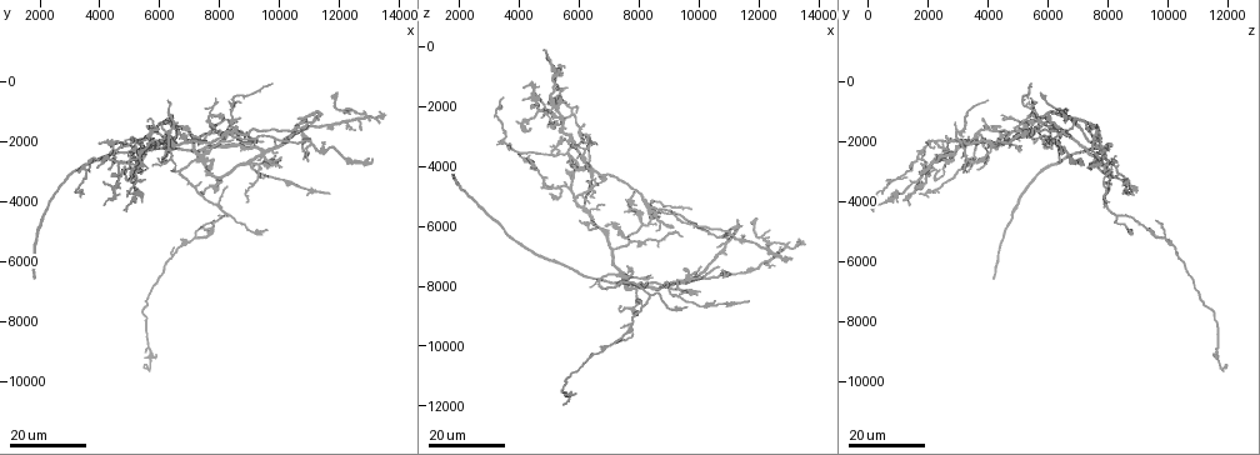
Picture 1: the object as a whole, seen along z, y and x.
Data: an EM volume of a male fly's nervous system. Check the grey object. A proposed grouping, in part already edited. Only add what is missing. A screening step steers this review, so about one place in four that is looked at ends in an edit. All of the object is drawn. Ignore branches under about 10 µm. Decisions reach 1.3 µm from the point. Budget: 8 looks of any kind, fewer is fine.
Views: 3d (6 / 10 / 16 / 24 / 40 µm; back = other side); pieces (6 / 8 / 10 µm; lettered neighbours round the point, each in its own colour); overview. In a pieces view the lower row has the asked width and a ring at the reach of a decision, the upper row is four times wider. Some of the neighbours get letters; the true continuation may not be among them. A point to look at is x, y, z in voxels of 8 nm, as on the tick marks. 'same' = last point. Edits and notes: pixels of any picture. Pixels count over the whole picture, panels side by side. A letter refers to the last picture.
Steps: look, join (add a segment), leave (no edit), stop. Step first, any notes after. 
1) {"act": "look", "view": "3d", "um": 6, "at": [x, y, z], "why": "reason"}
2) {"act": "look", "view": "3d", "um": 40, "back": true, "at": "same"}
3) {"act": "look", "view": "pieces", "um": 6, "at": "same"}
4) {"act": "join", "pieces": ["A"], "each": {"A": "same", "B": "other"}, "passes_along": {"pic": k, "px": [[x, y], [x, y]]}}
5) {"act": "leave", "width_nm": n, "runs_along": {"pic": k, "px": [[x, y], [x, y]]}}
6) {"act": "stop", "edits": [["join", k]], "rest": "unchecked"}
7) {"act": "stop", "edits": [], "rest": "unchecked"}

{"act": "look", "view": "3d", "um": 16, "at": [10000, 2600, 7700], "why": "thin end"}

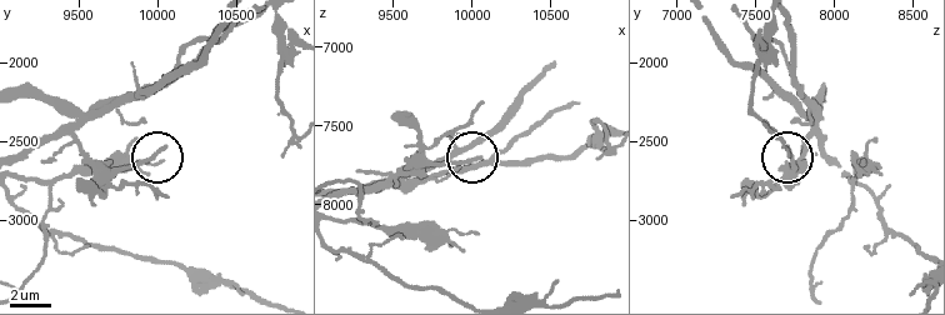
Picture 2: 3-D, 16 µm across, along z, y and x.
{"act": "look", "view": "3d", "um": 6, "at": [10060, 2540, 7700], "why": "closer look"}

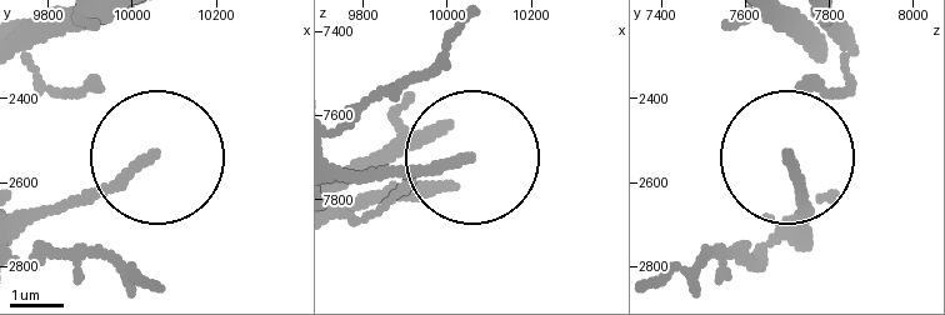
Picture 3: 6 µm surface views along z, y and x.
{"act": "look", "view": "pieces", "um": 6, "at": [10045, 2545, 7705]}

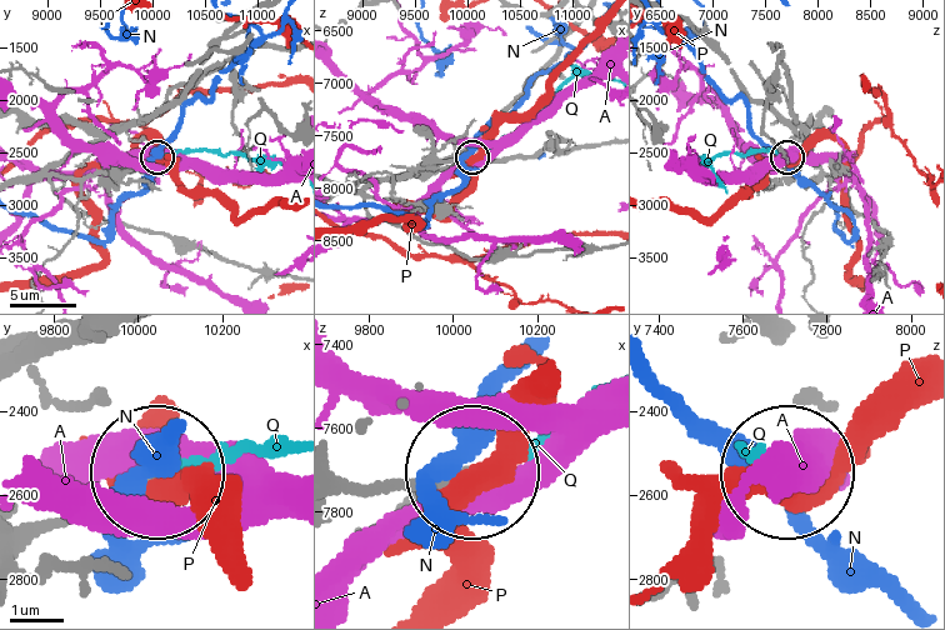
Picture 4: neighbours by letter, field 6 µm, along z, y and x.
{"act": "join", "pieces": ["Q"], "each": {"A": "other", "N": "other", "P": "other", "Q": "same"}, "found": "it goes on there"}

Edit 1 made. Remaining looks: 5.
{"act": "look", "view": "overview"}

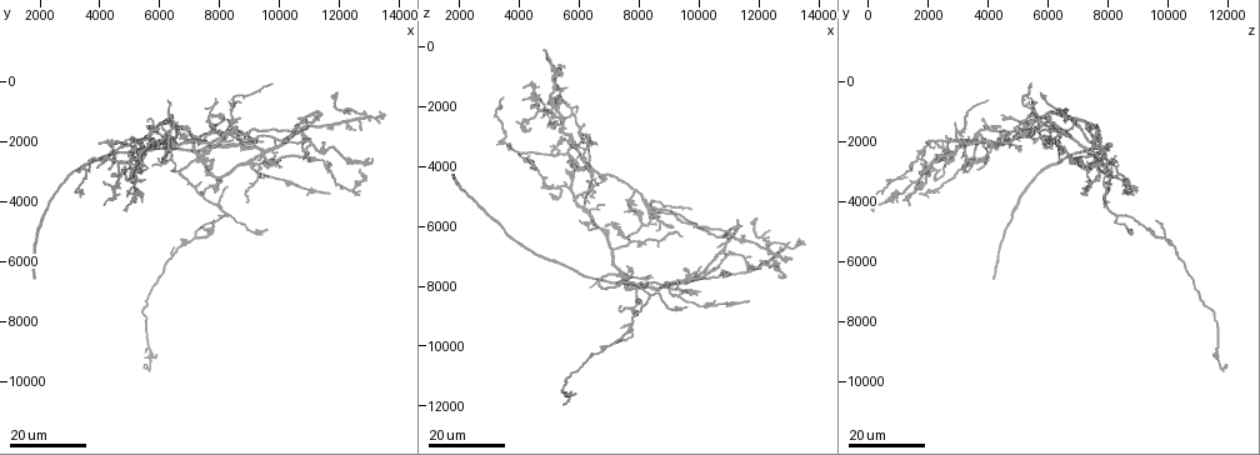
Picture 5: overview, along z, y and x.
{"act": "look", "view": "3d", "um": 24, "at": [12500, 1600, 7200], "why": "tapers out"}

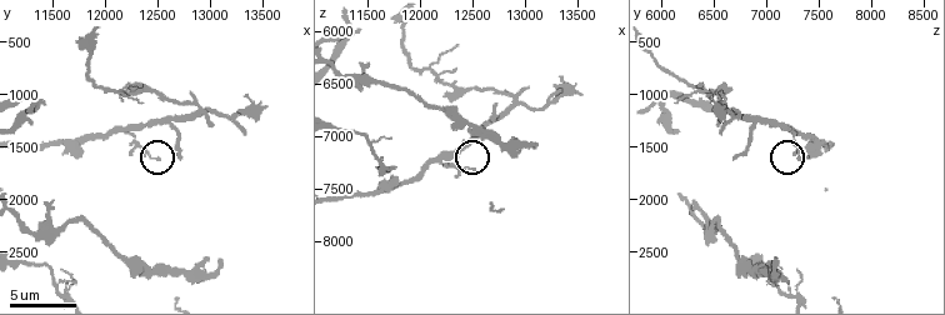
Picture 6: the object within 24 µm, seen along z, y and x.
{"act": "look", "view": "pieces", "um": 8, "at": [12520, 1600, 7320], "why": "what lies round it"}

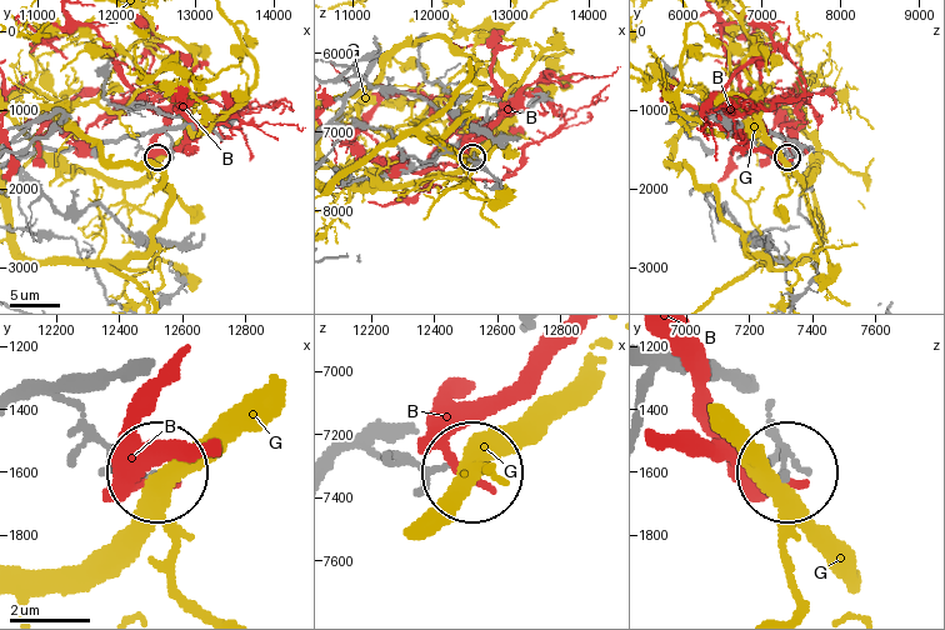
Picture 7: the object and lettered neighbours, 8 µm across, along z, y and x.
{"act": "leave", "each": {"B": "other", "G": "other"}, "runs_along": {"pic": 7, "px": [[770, 413], [788, 473]]}, "found": "no lettered segment goes on from it"}

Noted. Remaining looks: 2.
{"act": "look", "view": "3d", "um": 24, "at": [3400, 3700, 1700], "why": "tapers out"}

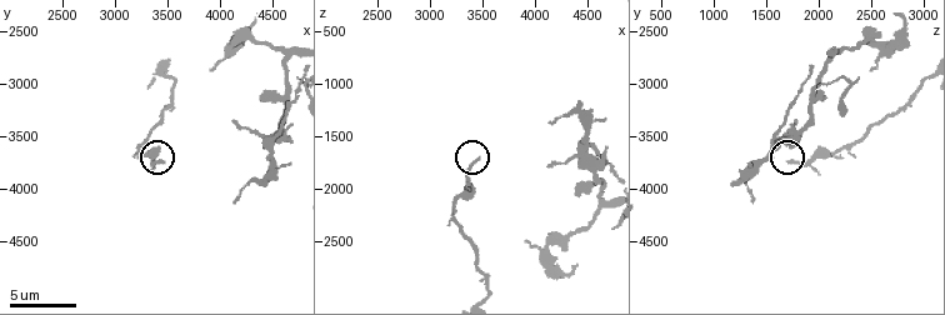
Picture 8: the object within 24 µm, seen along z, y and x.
{"act": "look", "view": "pieces", "um": 6, "at": [3420, 3760, 1700]}

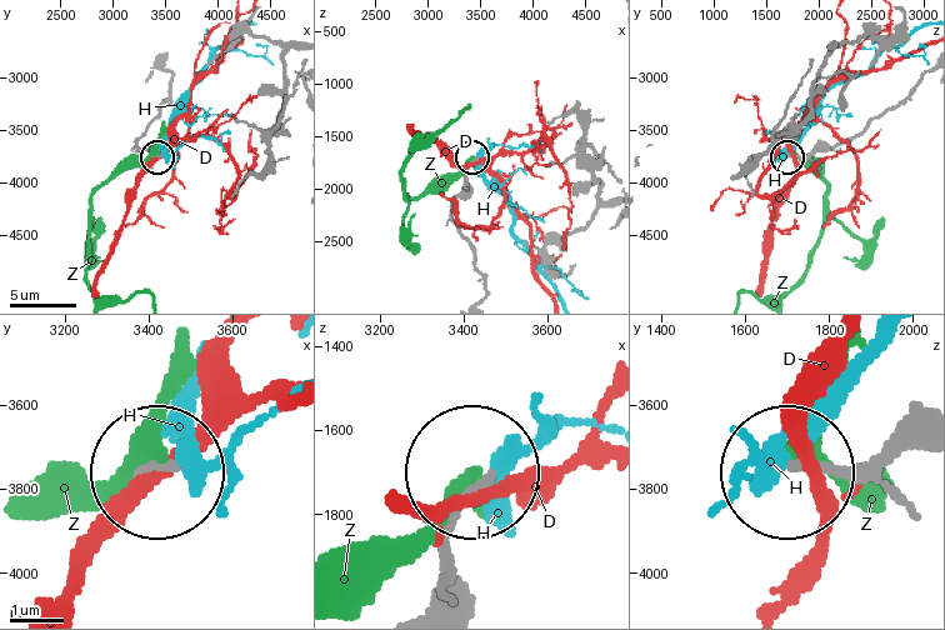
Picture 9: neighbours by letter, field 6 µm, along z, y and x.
{"act": "leave", "width_nm": 170, "each": {"D": "other", "H": "other", "Z": "other"}, "runs_along": {"pic": 9, "px": [[425, 606], [448, 513], [479, 476]]}, "found": "no lettered segment goes on from it"}

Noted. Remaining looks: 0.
{"act": "stop", "edits": [["join", 4]], "rest": "unchecked"}

